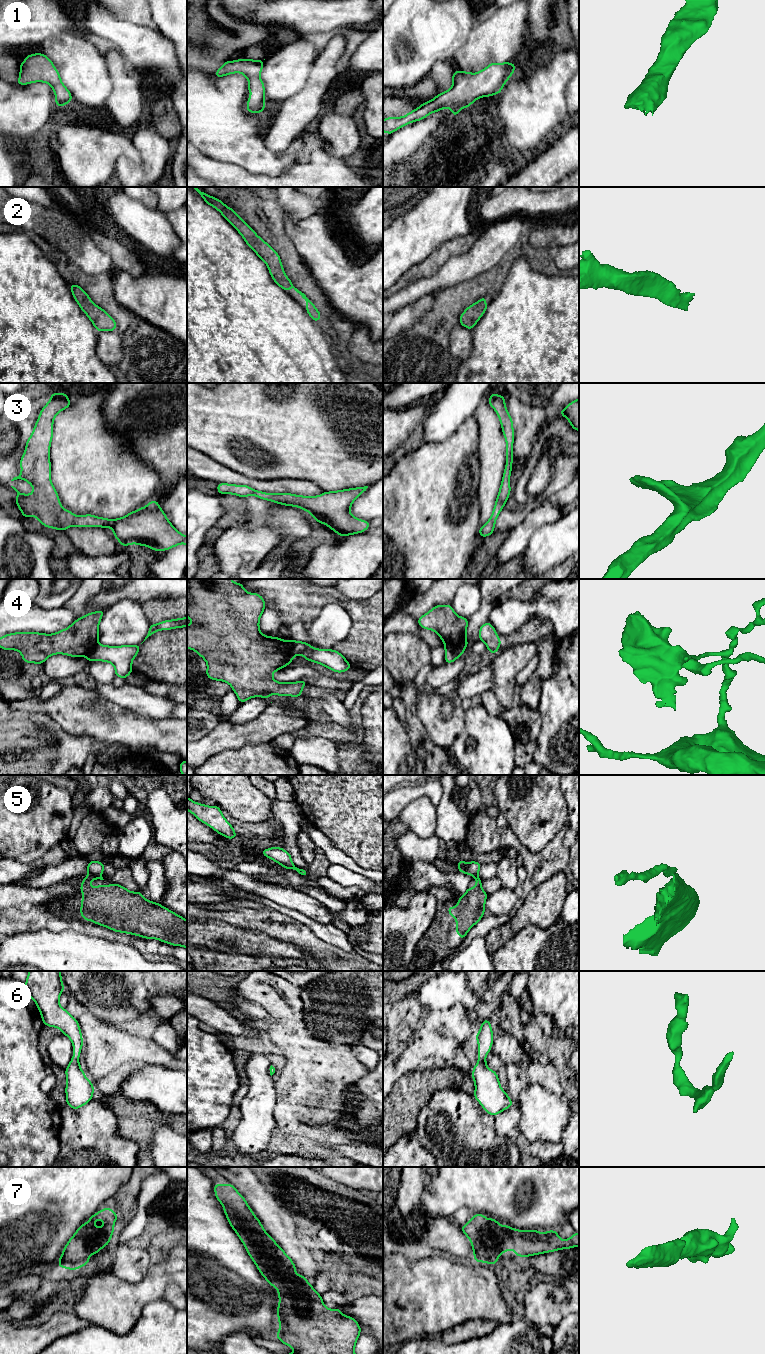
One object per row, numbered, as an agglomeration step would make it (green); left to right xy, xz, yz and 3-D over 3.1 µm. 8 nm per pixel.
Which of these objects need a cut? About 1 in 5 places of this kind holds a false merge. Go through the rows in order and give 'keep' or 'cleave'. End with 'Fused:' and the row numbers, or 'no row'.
1: keep
2: keep
3: keep
4: cleave
5: cleave
6: keep
7: keep
Fused: 4, 5

